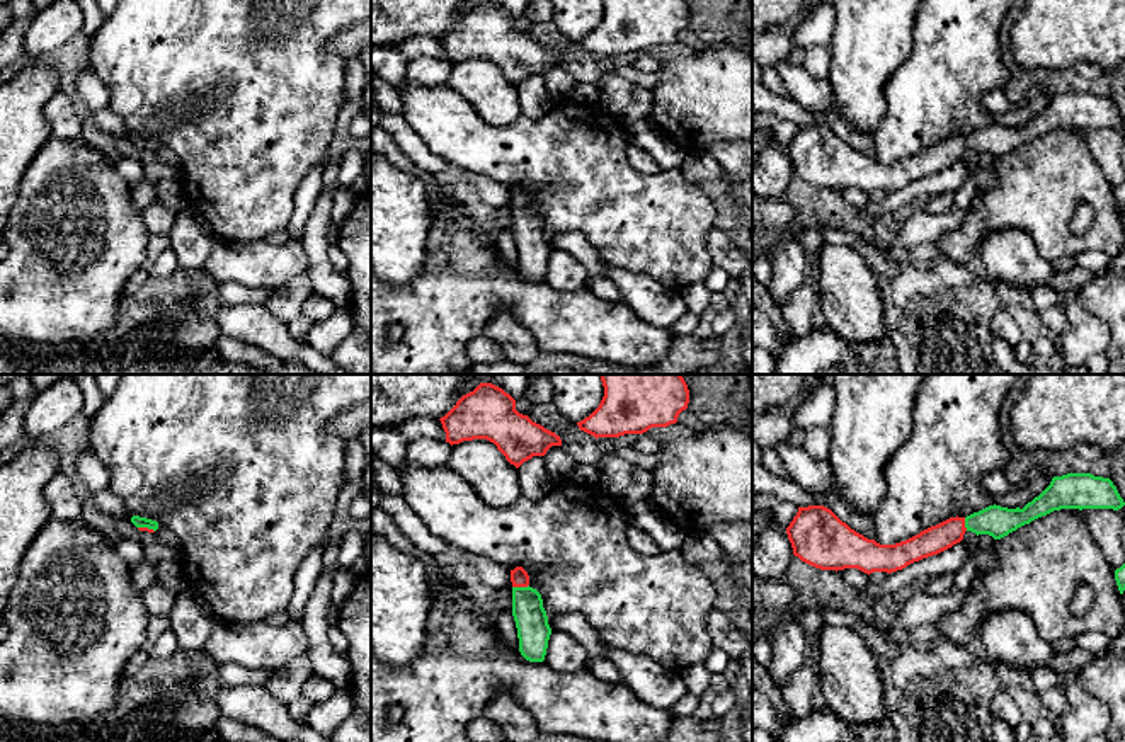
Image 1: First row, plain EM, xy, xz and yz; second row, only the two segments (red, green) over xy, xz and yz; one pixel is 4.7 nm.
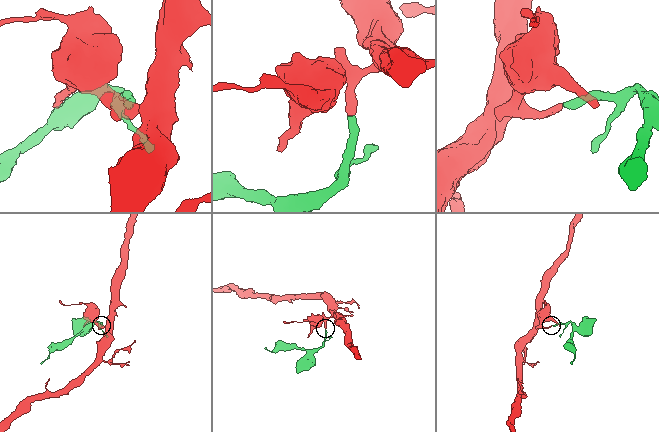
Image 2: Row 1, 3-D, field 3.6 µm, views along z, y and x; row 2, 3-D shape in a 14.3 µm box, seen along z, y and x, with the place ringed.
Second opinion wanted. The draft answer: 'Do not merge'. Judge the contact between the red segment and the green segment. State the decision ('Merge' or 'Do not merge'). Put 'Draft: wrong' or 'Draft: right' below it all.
Merge
Draft: wrong

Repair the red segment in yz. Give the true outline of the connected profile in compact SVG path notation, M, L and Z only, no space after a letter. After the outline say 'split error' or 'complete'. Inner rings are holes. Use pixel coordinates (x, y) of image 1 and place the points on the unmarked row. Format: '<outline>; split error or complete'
M1091 92L1054 95L1050 104L1023 128L989 124L967 136L950 136L919 153L880 163L851 148L824 124L798 126L786 146L793 174L820 189L858 187L865 192L897 191L938 174L963 158L967 150L1001 158L1018 146L1060 128L1113 128L1125 124L1110 97Z; split error

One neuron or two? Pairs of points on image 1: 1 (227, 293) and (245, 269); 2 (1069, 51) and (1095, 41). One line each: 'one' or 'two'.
1: two
2: one

